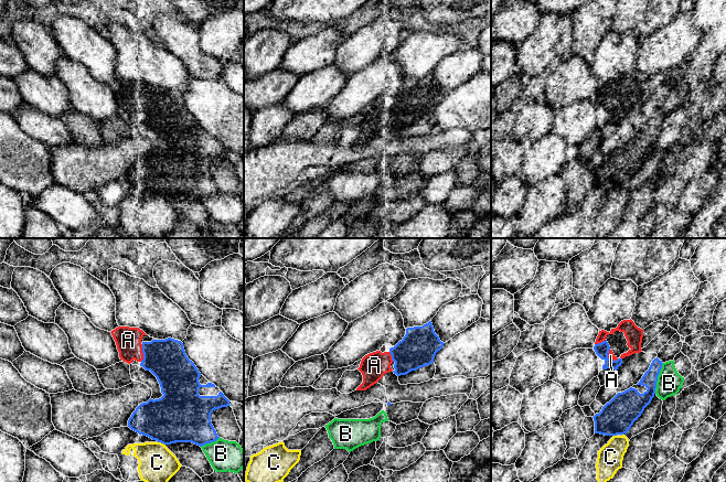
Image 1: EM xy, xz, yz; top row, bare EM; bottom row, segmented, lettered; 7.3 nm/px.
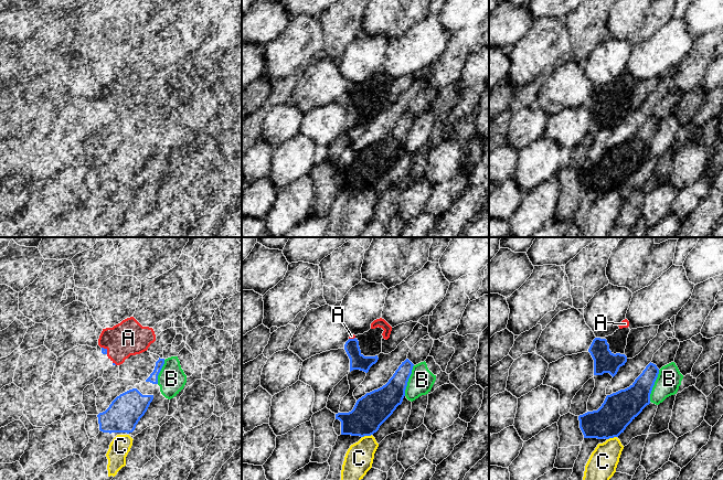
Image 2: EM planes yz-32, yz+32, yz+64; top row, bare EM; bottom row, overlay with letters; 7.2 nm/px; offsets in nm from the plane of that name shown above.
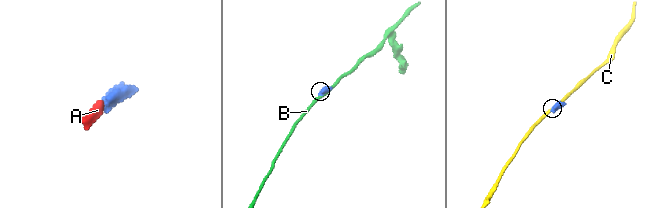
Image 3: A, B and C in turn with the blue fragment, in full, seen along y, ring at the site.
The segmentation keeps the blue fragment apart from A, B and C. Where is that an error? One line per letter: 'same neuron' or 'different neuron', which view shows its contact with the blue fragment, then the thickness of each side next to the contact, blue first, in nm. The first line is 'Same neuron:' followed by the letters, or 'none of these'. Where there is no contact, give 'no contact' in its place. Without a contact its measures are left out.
Same neuron: A
A: same neuron; contact in xy; calibres 280 and 190 nm
B: different neuron; contact in yz; calibres 180 and 180 nm
C: different neuron; contact in xy; calibres 400 and 280 nm

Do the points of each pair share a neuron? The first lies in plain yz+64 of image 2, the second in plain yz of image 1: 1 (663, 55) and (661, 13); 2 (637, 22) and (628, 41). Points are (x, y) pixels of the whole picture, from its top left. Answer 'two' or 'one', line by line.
1: two
2: two

